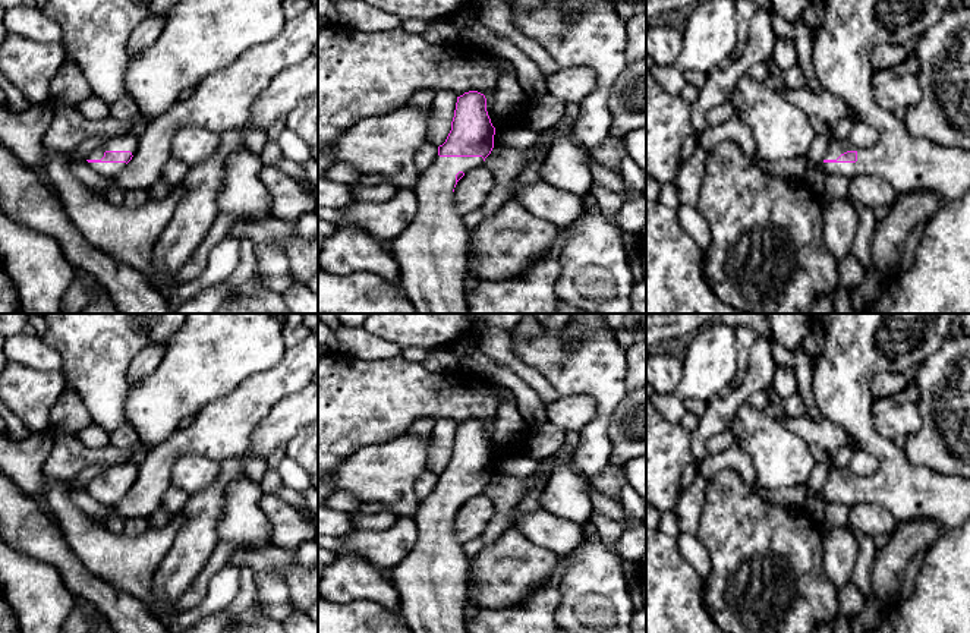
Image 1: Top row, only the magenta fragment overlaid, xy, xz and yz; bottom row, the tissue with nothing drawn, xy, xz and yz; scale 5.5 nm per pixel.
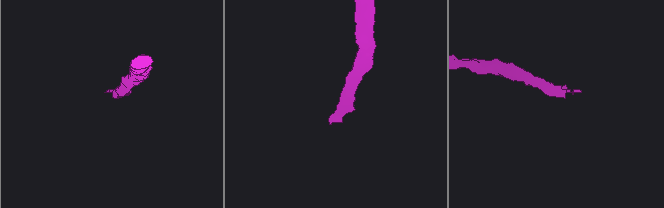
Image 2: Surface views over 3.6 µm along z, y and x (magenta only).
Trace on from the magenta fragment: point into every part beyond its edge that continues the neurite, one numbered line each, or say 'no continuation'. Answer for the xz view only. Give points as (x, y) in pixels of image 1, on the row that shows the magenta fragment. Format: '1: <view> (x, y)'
1: xz (431, 252)

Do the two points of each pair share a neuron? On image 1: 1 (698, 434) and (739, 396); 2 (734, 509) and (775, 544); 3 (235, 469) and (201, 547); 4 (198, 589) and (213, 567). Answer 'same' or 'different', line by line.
1: same
2: same
3: same
4: same

